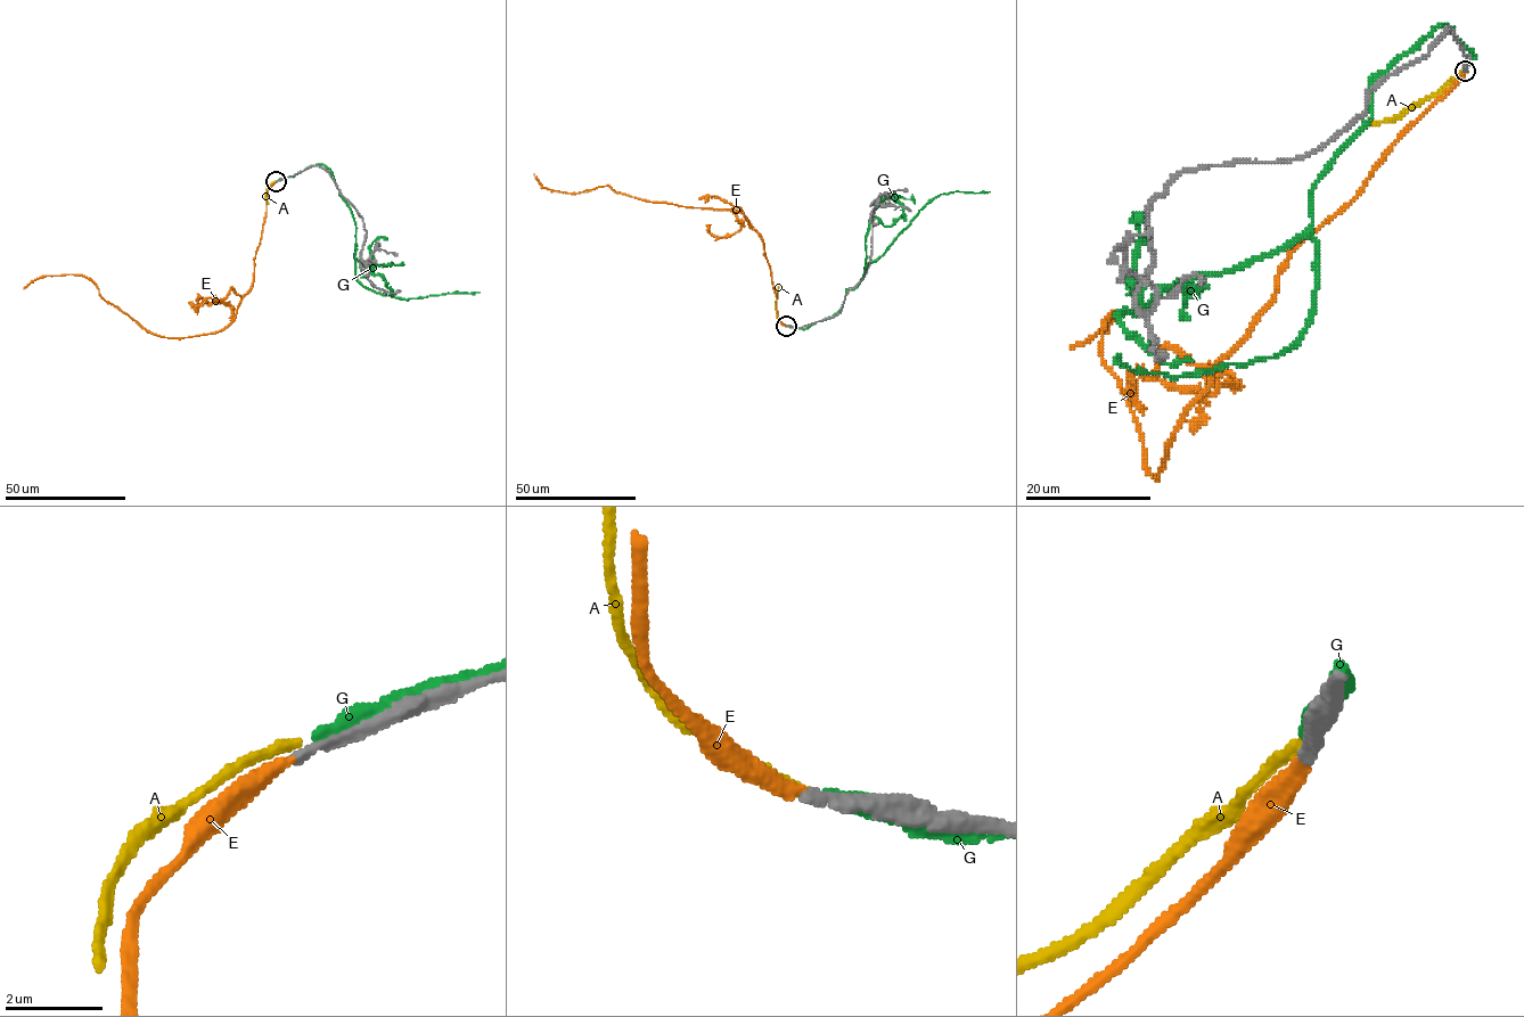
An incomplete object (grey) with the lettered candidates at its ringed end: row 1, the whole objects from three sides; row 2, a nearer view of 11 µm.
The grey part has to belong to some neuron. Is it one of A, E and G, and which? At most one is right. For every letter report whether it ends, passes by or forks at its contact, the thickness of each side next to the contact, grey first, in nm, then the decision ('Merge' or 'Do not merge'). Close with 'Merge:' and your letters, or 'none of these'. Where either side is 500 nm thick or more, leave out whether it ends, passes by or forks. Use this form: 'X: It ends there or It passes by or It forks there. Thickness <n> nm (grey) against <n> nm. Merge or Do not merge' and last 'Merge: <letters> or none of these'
A: It ends there. Thickness 240 nm (grey) against 220 nm. Do not merge
E: It ends there. Thickness 220 nm (grey) against 280 nm. Merge
G: It passes by. Thickness 360 nm (grey) against 360 nm. Do not merge
Merge: E

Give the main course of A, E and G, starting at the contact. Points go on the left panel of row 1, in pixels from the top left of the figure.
A: (276, 181), (267, 188), (268, 204)
E: (276, 181), (268, 189), (252, 287), (220, 330), (185, 337), (153, 334), (81, 275), (42, 276), (24, 288)
G: (280, 180), (316, 164), (330, 171), (357, 226), (357, 278), (373, 292), (406, 300), (480, 292)

